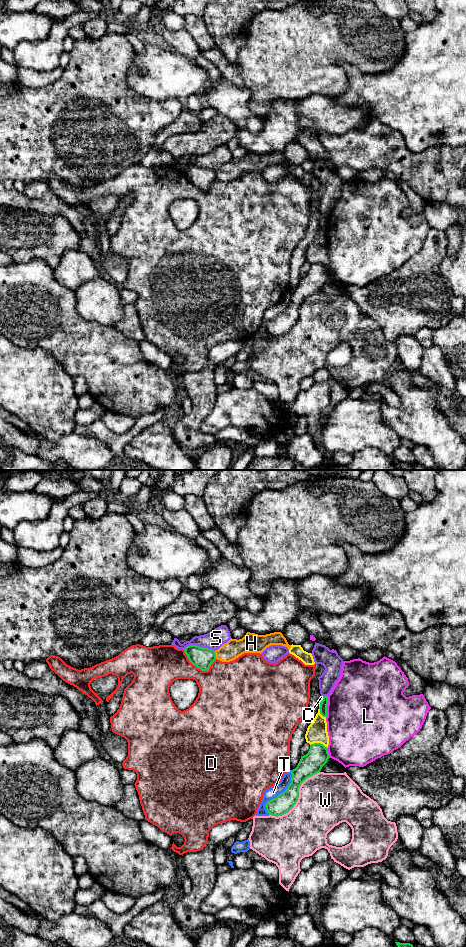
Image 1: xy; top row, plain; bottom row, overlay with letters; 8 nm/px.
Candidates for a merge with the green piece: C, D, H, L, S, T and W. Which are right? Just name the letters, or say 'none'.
none

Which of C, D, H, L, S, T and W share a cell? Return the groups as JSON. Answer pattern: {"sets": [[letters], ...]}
{"sets": [["C", "H", "T"], ["D"], ["L"], ["S"], ["W"]]}

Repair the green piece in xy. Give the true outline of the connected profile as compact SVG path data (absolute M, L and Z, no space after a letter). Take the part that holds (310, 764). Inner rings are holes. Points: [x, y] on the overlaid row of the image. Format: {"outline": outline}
{"outline": "M321 743L311 744L308 753L301 756L297 767L291 770L291 783L287 789L266 803L269 815L278 817L288 813L298 801L301 784L307 778L319 773L328 759L327 747Z"}

